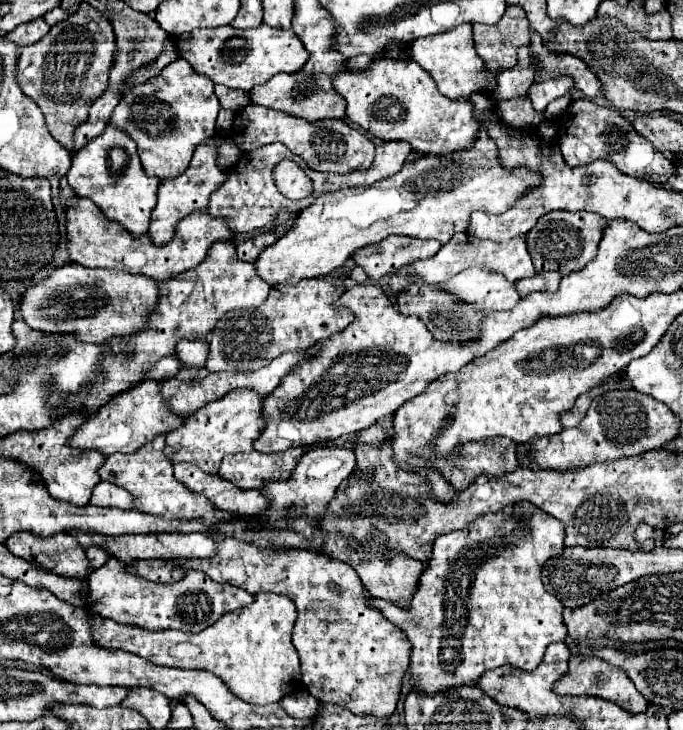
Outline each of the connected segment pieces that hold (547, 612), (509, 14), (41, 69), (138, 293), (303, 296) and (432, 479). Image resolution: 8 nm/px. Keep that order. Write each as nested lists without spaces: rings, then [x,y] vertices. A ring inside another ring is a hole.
[[[517,503],[513,505],[511,509],[501,509],[497,513],[485,513],[481,517],[477,517],[473,523],[469,523],[465,529],[461,531],[453,531],[449,535],[443,535],[435,541],[433,545],[433,559],[429,561],[427,569],[423,571],[421,575],[421,583],[419,583],[419,589],[415,593],[415,597],[411,599],[411,609],[405,611],[401,607],[395,607],[393,603],[389,601],[383,601],[383,599],[371,599],[371,603],[391,621],[395,623],[397,627],[401,627],[411,645],[413,645],[413,653],[411,653],[411,685],[413,687],[421,687],[425,693],[433,695],[433,693],[439,693],[447,687],[457,687],[457,685],[475,685],[477,679],[483,675],[485,669],[495,669],[495,667],[501,667],[501,665],[513,665],[513,667],[519,667],[523,671],[533,671],[541,659],[543,659],[543,653],[547,649],[549,643],[553,641],[565,641],[567,639],[567,627],[563,623],[563,605],[559,599],[555,599],[551,593],[545,591],[543,583],[541,583],[541,569],[543,569],[543,563],[551,557],[557,557],[561,555],[563,551],[563,537],[565,537],[565,531],[563,531],[563,525],[553,519],[551,515],[545,515],[541,509],[537,509],[535,505],[531,503]],[[501,523],[507,523],[511,525],[511,529],[501,529]]]
[[[519,5],[507,7],[495,25],[473,25],[473,39],[479,57],[493,73],[515,67],[517,47],[529,45],[529,23]]]
[[[79,3],[79,11],[51,27],[45,39],[21,49],[15,75],[19,87],[27,97],[35,99],[45,115],[51,137],[67,151],[71,151],[71,135],[75,133],[75,127],[87,121],[91,103],[95,103],[107,89],[113,53],[115,35],[111,23],[89,3]]]
[[[77,263],[57,267],[41,283],[19,297],[19,311],[31,329],[73,333],[85,343],[103,343],[111,337],[133,335],[147,323],[147,311],[157,305],[159,281],[115,269],[91,269]]]
[[[303,279],[297,285],[275,285],[269,291],[269,297],[263,305],[253,309],[239,309],[229,311],[219,319],[215,329],[211,331],[211,351],[207,355],[205,369],[215,371],[255,371],[265,367],[271,359],[275,359],[279,353],[287,351],[299,351],[315,345],[321,339],[327,339],[333,333],[343,331],[353,321],[351,311],[335,311],[333,303],[341,297],[341,291],[335,291],[333,285],[327,279]]]
[[[433,471],[433,473],[427,473],[429,477],[429,487],[431,487],[431,493],[435,499],[439,501],[451,501],[455,499],[455,487],[447,483],[447,479],[439,473],[439,471]]]

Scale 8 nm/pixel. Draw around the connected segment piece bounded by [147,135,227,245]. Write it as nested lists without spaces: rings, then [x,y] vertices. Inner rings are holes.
[[[215,135],[215,137],[207,139],[207,143],[201,143],[195,149],[195,155],[193,155],[187,171],[183,171],[175,179],[161,179],[159,181],[157,207],[153,211],[151,225],[147,229],[147,235],[149,235],[151,241],[155,241],[157,245],[169,243],[175,235],[175,227],[177,227],[179,219],[191,215],[191,211],[207,211],[209,197],[223,185],[223,179],[227,179],[227,169],[223,169],[219,165],[219,151],[217,149],[219,149],[221,143],[223,143],[221,135]]]

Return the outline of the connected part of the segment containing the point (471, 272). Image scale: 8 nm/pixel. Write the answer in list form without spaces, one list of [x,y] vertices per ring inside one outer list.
[[[467,269],[445,281],[441,287],[455,293],[461,301],[487,311],[511,309],[521,299],[515,283],[487,269]]]

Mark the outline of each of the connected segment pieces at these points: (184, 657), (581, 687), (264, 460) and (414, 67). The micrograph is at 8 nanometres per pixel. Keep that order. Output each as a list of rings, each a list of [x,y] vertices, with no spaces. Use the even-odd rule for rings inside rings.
[[[259,593],[249,607],[223,615],[215,625],[201,633],[147,631],[135,625],[121,625],[113,619],[103,619],[93,611],[91,615],[87,613],[95,645],[127,651],[161,667],[209,671],[223,679],[233,695],[253,705],[275,703],[301,687],[299,655],[291,643],[295,615],[295,603],[291,603],[287,595],[277,593]]]
[[[583,655],[571,657],[567,673],[553,685],[553,691],[557,695],[593,695],[593,697],[601,697],[601,699],[617,703],[619,707],[627,709],[629,713],[643,713],[647,709],[645,697],[635,689],[631,679],[627,675],[623,675],[621,669],[609,665],[603,659],[597,659],[597,663],[595,663],[595,657],[583,657]]]
[[[295,447],[295,451],[283,451],[279,455],[263,455],[257,451],[251,453],[235,453],[227,455],[221,463],[221,477],[235,483],[241,489],[259,489],[267,481],[283,481],[291,477],[291,471],[295,469],[295,463],[305,455],[309,447]]]
[[[375,57],[367,71],[341,67],[333,89],[347,103],[347,119],[381,141],[407,141],[421,155],[449,155],[475,143],[479,121],[467,99],[451,101],[437,91],[431,75],[413,59]]]

